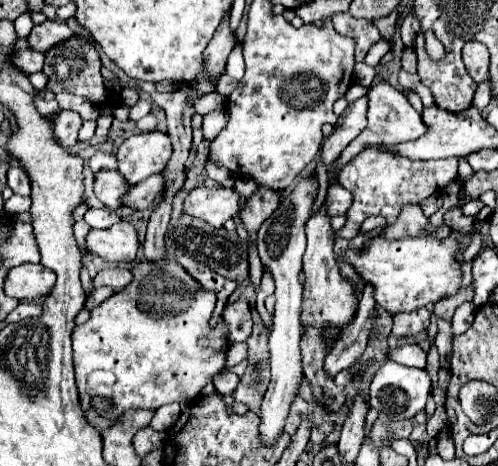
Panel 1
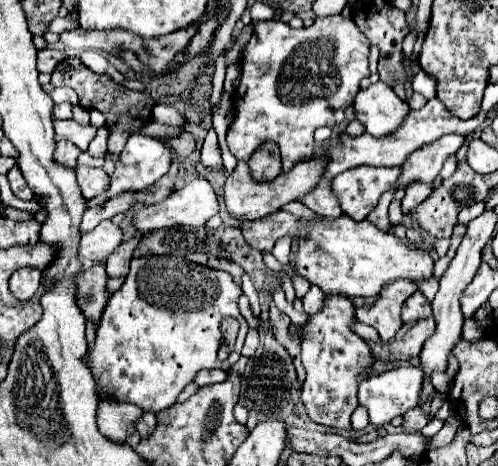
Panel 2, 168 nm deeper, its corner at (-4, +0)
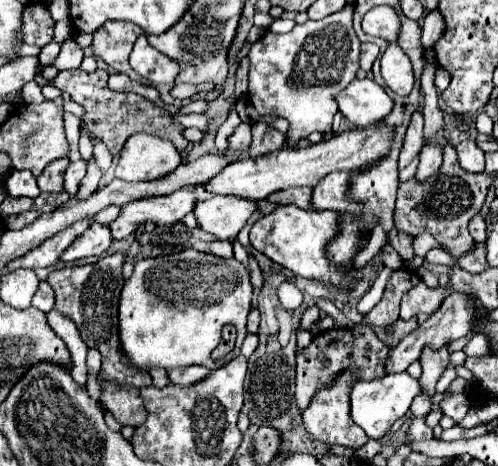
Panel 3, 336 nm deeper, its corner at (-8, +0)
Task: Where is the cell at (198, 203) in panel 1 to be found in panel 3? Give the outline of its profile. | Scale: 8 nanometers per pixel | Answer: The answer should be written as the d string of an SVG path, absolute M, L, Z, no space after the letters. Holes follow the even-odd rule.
M176 190L164 196L140 198L122 206L120 216L110 224L110 232L114 240L122 240L130 236L140 222L154 222L158 226L170 226L180 222L182 216L192 212L196 204L194 192Z

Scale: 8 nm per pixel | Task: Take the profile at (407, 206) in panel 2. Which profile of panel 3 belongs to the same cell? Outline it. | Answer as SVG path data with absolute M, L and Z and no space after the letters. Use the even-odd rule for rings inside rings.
M428 142L420 152L420 164L418 164L416 178L426 180L428 176L432 176L440 168L440 164L442 164L442 144Z

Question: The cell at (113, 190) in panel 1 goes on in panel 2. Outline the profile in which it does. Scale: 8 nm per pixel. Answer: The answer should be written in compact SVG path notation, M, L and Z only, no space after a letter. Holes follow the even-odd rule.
M76 166L76 176L80 180L80 190L84 198L100 196L110 186L110 176L102 168L88 168L88 166Z

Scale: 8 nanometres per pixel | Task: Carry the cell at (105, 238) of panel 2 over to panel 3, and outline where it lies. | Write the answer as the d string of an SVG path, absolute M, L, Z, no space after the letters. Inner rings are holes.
M92 222L88 226L88 230L84 234L80 234L68 248L66 252L60 256L62 262L72 262L78 258L86 258L86 256L102 256L108 246L112 244L112 236L108 232L108 226Z

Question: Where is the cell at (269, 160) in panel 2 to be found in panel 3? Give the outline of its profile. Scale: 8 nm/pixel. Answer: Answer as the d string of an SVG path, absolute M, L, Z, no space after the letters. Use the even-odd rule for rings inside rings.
M256 122L252 124L252 144L248 148L248 156L256 158L268 152L276 152L284 146L286 136L280 134L276 128L268 126L266 122Z

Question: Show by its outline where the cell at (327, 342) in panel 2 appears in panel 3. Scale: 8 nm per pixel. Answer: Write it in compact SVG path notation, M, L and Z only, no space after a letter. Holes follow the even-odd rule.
M344 372L342 376L336 378L336 382L332 382L332 386L322 388L310 402L310 406L304 410L302 420L304 420L304 428L312 434L312 438L324 442L324 444L338 444L342 448L348 450L356 450L362 448L368 442L368 436L364 434L364 430L356 424L352 424L352 418L348 416L348 390L352 388L352 372Z

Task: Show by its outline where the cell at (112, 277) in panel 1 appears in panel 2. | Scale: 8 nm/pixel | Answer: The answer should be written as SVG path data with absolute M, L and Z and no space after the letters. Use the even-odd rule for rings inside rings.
M132 238L128 242L122 244L122 248L118 248L116 252L112 252L112 256L106 262L106 272L110 278L124 278L128 274L128 266L132 260L132 252L138 246L138 240Z

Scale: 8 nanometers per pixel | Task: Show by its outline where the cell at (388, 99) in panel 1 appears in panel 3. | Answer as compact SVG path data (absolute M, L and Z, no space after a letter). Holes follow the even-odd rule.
M354 78L344 90L334 96L342 116L354 126L368 128L378 124L390 110L392 98L374 80Z

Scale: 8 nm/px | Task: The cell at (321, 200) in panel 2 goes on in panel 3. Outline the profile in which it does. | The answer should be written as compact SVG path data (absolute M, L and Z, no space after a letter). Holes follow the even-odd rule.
M288 188L272 192L266 200L270 204L296 204L298 208L310 208L310 192L312 188Z

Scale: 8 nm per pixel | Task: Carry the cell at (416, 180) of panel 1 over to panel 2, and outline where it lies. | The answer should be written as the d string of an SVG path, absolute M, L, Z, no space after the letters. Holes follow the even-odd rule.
M356 166L332 180L332 190L336 192L342 212L352 220L364 220L376 206L380 196L394 188L394 200L402 200L408 186L398 188L398 178L402 170L384 166Z

